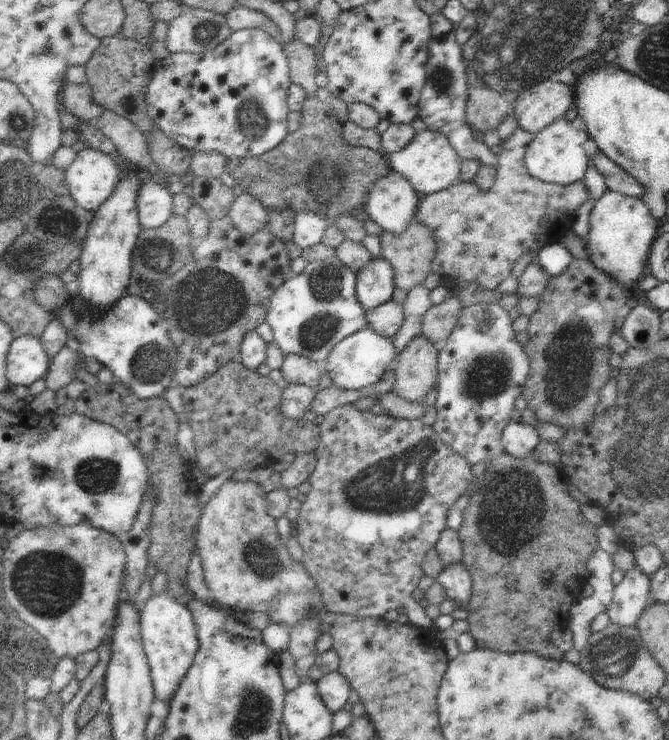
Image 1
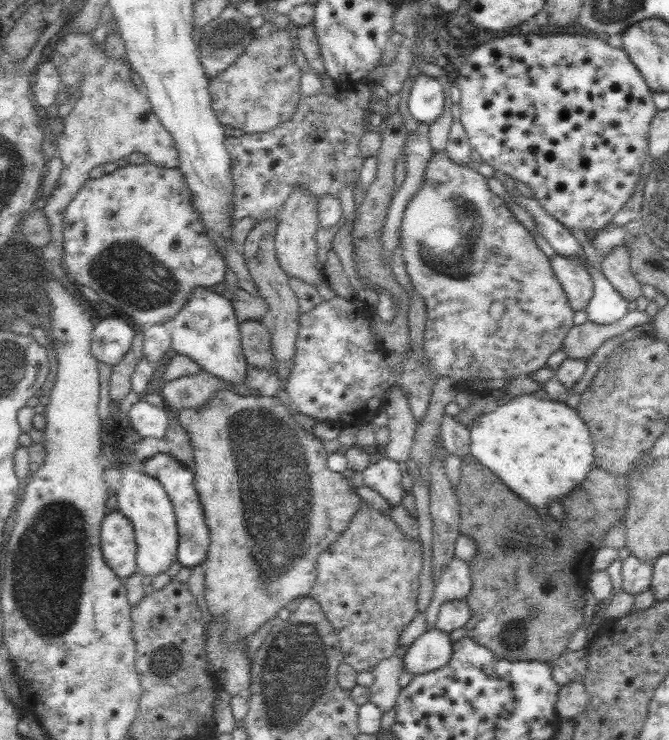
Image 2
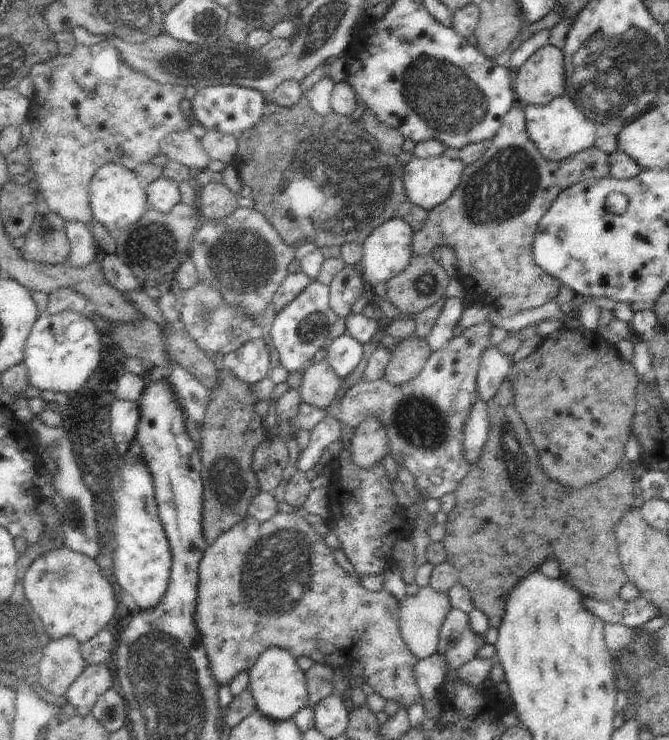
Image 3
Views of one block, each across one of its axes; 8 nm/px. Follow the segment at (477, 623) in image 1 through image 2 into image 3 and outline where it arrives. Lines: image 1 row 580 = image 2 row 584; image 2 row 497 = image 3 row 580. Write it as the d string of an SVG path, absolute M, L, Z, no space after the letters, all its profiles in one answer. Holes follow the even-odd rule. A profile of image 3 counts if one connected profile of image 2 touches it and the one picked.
M516 370L510 372L496 396L487 404L491 422L489 435L480 460L474 464L476 470L466 475L455 490L456 506L447 514L446 536L442 542L447 551L447 561L459 570L458 583L471 592L473 605L486 614L490 627L494 627L494 606L504 606L512 588L528 574L540 570L548 558L557 560L560 578L564 582L569 582L583 596L590 596L600 602L618 599L620 588L628 582L620 562L615 532L622 518L633 510L633 474L628 470L614 469L602 480L578 489L562 486L558 480L552 480L544 472L539 451L526 424L516 412L512 388L515 374ZM508 426L512 428L520 446L518 452L511 452L504 442Z

